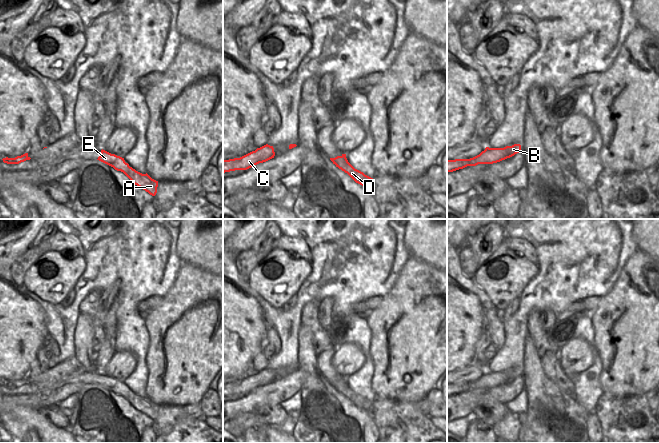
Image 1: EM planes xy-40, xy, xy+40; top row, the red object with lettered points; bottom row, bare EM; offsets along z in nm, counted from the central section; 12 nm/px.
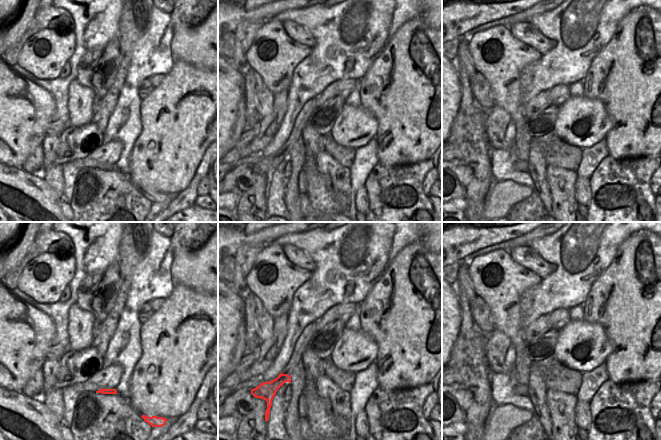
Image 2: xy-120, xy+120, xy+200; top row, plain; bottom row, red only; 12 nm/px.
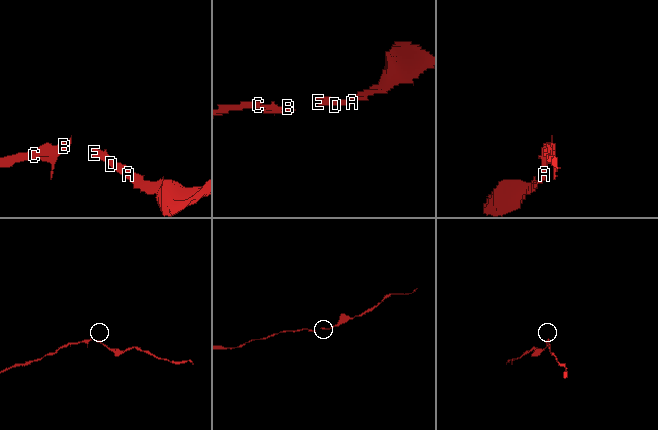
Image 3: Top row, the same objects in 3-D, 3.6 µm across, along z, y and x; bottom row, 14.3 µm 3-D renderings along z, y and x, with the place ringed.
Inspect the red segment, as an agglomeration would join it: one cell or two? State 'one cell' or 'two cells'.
one cell

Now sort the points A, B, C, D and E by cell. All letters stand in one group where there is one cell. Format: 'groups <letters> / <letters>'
groups A B C D E

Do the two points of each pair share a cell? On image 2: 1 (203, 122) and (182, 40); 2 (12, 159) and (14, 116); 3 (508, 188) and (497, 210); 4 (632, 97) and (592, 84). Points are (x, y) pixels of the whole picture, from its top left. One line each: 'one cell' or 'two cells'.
1: two cells
2: one cell
3: one cell
4: one cell

